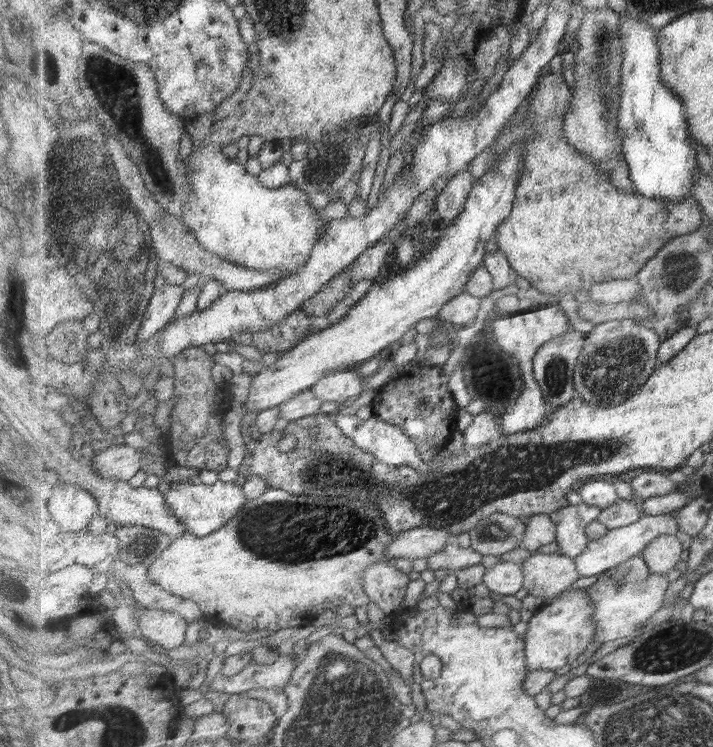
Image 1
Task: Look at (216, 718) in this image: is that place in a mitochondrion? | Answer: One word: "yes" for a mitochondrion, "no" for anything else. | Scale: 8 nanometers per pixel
no

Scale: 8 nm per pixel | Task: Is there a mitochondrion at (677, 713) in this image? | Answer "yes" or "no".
yes

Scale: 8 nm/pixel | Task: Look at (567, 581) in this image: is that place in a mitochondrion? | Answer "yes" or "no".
no

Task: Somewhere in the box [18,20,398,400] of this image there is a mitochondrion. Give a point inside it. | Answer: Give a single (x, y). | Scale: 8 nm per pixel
(97, 205)

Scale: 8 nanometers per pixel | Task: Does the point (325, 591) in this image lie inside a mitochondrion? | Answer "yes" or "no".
no

